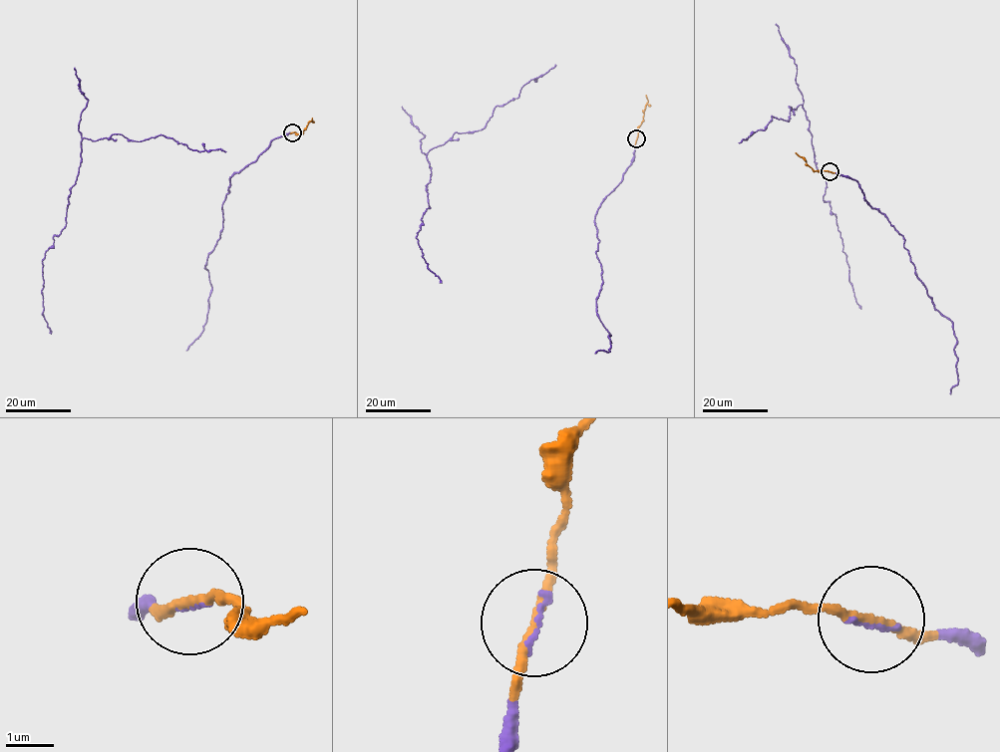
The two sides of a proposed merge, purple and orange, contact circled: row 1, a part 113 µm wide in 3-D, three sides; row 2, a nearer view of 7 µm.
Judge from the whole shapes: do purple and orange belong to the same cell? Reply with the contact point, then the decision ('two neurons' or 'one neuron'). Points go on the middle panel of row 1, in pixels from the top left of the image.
place (636, 138); one neuron

